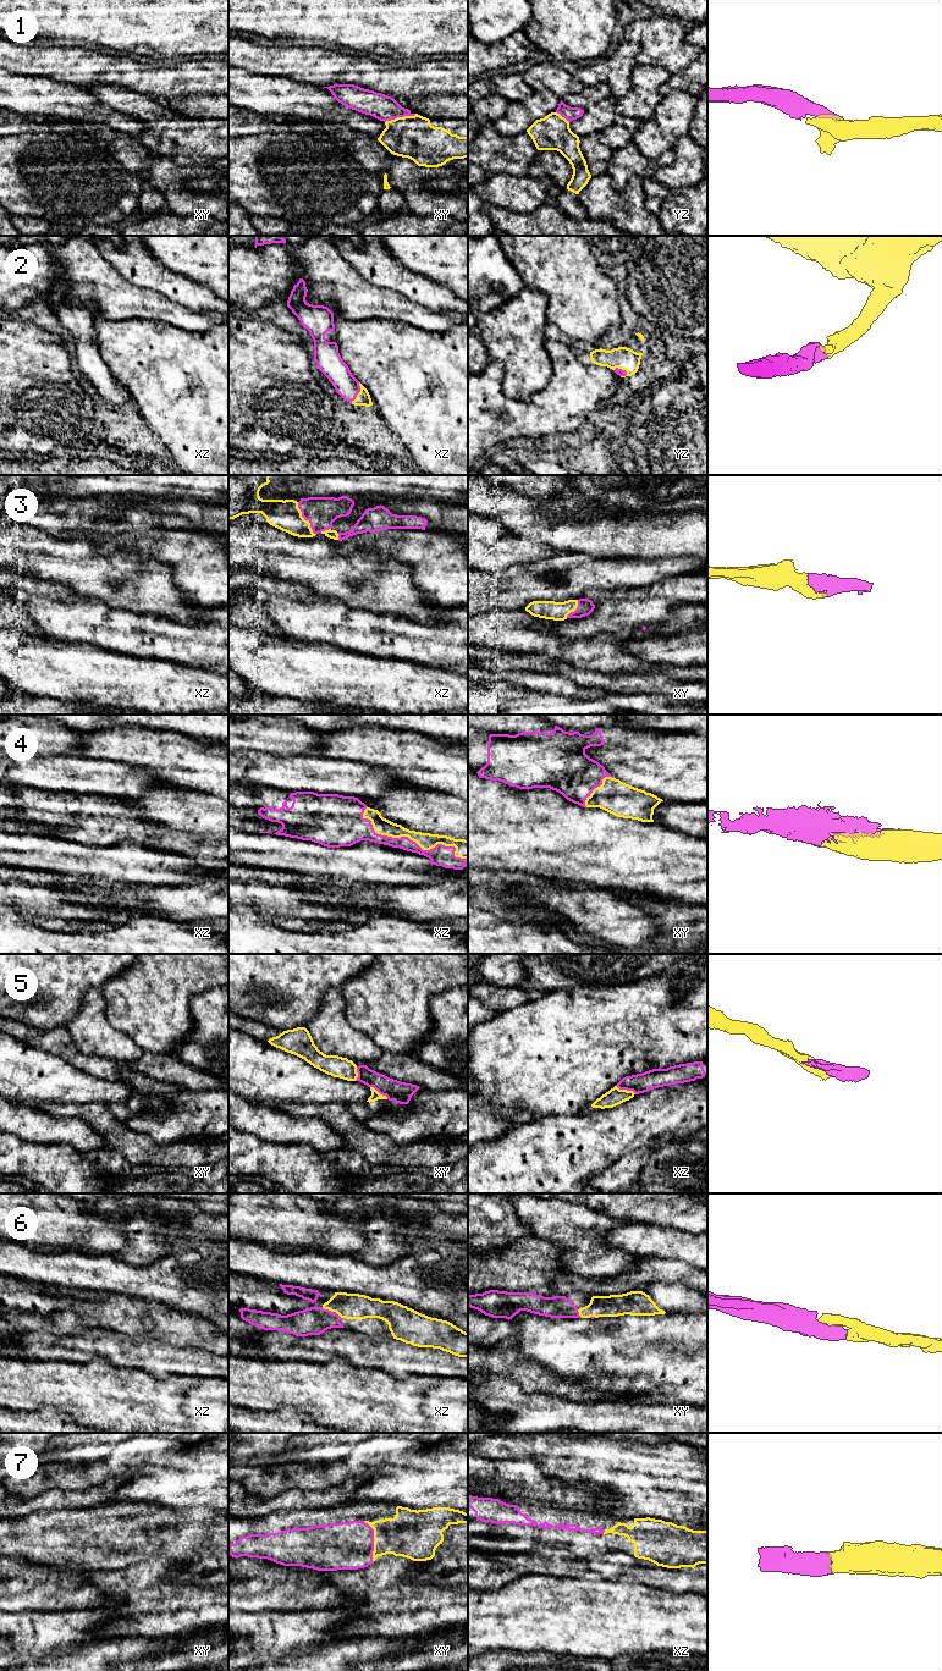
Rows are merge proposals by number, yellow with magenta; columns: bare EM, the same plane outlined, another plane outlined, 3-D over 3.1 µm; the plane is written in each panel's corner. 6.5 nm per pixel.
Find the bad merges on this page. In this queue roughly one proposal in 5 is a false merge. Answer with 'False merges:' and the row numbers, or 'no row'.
False merges: 5

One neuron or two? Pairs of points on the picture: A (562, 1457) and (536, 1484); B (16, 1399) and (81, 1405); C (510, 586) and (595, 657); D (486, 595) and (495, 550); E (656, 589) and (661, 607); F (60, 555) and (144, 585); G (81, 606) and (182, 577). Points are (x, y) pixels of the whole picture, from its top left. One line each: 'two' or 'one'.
A: two
B: one
C: two
D: two
E: two
F: one
G: two

